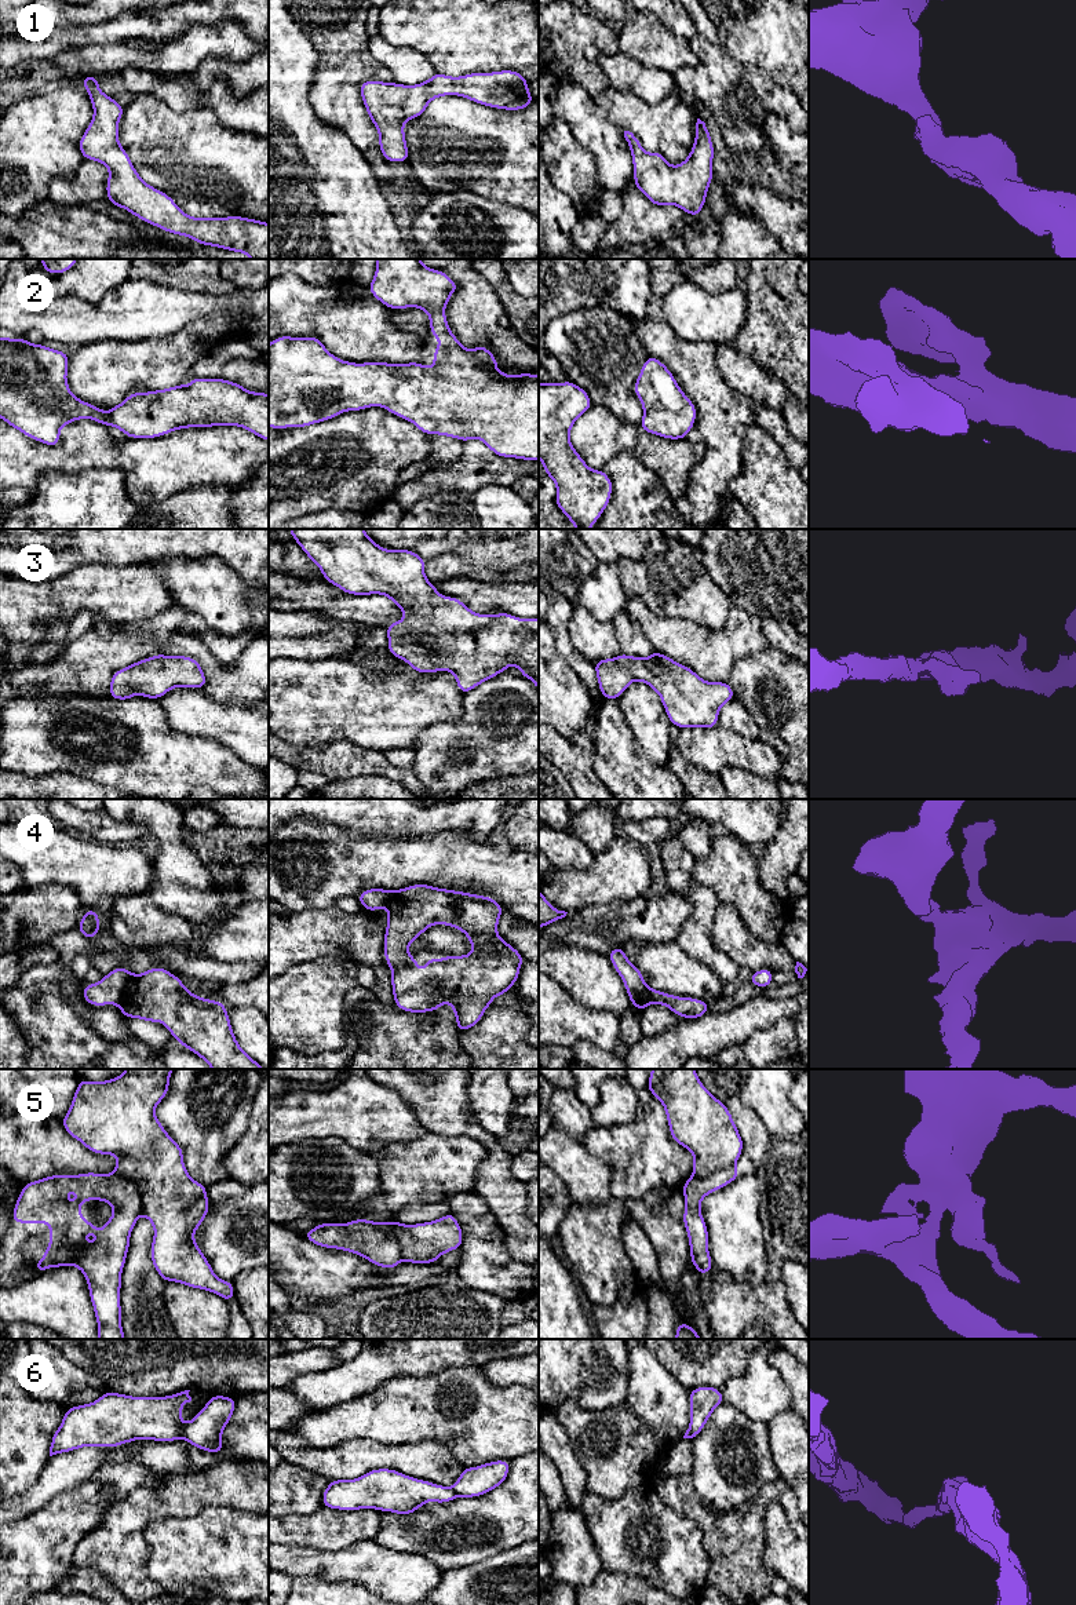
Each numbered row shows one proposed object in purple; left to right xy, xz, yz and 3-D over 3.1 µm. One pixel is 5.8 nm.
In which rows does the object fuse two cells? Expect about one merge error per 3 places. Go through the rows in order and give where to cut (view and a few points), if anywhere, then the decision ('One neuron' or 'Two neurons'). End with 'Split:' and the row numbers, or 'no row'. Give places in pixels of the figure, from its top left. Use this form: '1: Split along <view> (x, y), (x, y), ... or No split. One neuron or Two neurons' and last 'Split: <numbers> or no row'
1: No split. One neuron
2: No split. One neuron
3: No split. One neuron
4: Split along xy (131, 974), (116, 1003). Two neurons
5: Split along xy (115, 1171), (135, 1184), (141, 1195), (142, 1213). Two neurons
6: Split along xy (188, 1423), (181, 1437). Two neurons
Split: 4, 5, 6

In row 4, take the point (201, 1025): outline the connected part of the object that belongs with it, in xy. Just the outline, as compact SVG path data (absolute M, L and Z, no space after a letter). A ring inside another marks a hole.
M163 967L131 974L117 1006L125 1018L163 1022L178 1044L197 1054L212 1069L265 1069L240 1047L223 1003L196 996L178 975Z

